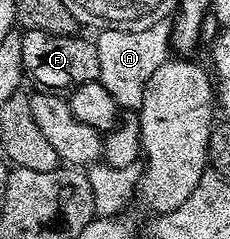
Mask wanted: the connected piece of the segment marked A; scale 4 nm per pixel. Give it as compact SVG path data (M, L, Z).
M167 22L154 25L141 31L106 31L101 30L95 36L96 52L98 53L99 83L116 98L121 108L139 109L144 100L146 85L154 71L165 66L170 56L170 27Z

